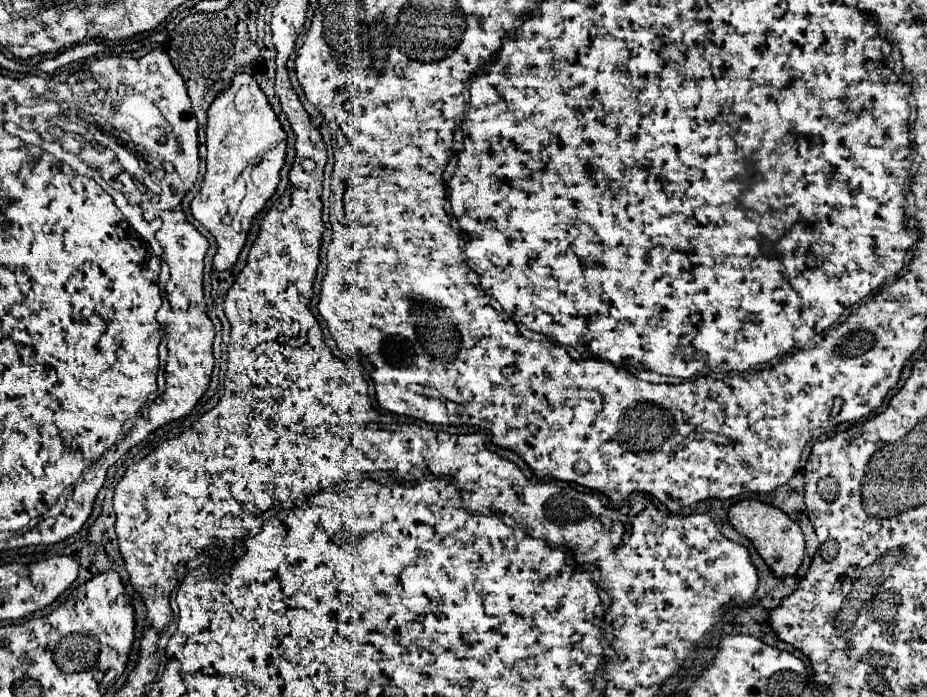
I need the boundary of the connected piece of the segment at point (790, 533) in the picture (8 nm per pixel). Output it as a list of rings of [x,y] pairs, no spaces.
[[[743,499],[729,509],[729,523],[755,545],[757,553],[765,559],[765,563],[773,569],[773,573],[777,577],[797,573],[797,569],[803,561],[805,537],[803,537],[799,525],[793,519],[789,519],[781,509],[761,503],[757,499]]]

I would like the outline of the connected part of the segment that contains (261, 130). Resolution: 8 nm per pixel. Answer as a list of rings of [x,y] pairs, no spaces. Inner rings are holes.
[[[235,73],[231,85],[217,93],[215,101],[211,103],[207,111],[207,117],[209,117],[207,129],[205,129],[207,171],[205,171],[205,179],[203,179],[199,195],[191,201],[191,213],[217,239],[219,249],[213,259],[213,267],[217,271],[225,271],[225,269],[231,269],[233,263],[237,261],[237,255],[245,245],[247,231],[251,227],[255,213],[261,211],[265,201],[275,193],[279,185],[279,171],[285,163],[285,141],[283,141],[285,133],[267,97],[263,95],[257,81],[249,73]],[[269,145],[277,145],[277,147],[265,153]],[[261,153],[265,153],[263,159],[261,159]],[[257,159],[261,159],[261,163],[249,167],[251,173],[247,175],[245,171],[243,175],[247,181],[247,193],[245,193],[245,187],[235,187],[235,183],[241,177],[243,169],[251,163],[257,163]]]

